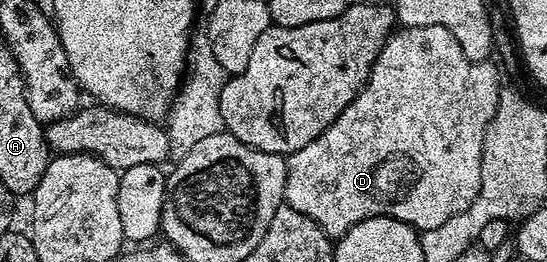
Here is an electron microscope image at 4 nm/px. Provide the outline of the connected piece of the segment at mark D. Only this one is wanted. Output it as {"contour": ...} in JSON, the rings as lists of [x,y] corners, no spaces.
{"contour":[[[419,25],[418,27],[401,27],[394,30],[389,40],[383,45],[363,89],[351,101],[351,105],[347,105],[347,109],[343,109],[343,113],[339,113],[339,117],[335,117],[333,124],[318,139],[311,141],[311,145],[307,145],[294,155],[288,156],[285,165],[287,169],[285,203],[299,209],[299,213],[311,217],[330,237],[345,235],[347,229],[351,229],[351,225],[355,225],[367,217],[379,217],[380,215],[395,217],[399,221],[417,228],[418,232],[422,233],[436,229],[455,214],[462,213],[475,201],[476,194],[479,193],[484,134],[487,133],[487,129],[495,117],[503,90],[501,79],[491,64],[492,62],[489,61],[476,63],[469,59],[467,53],[463,53],[459,41],[455,41],[451,29],[447,29],[443,25]]]}

